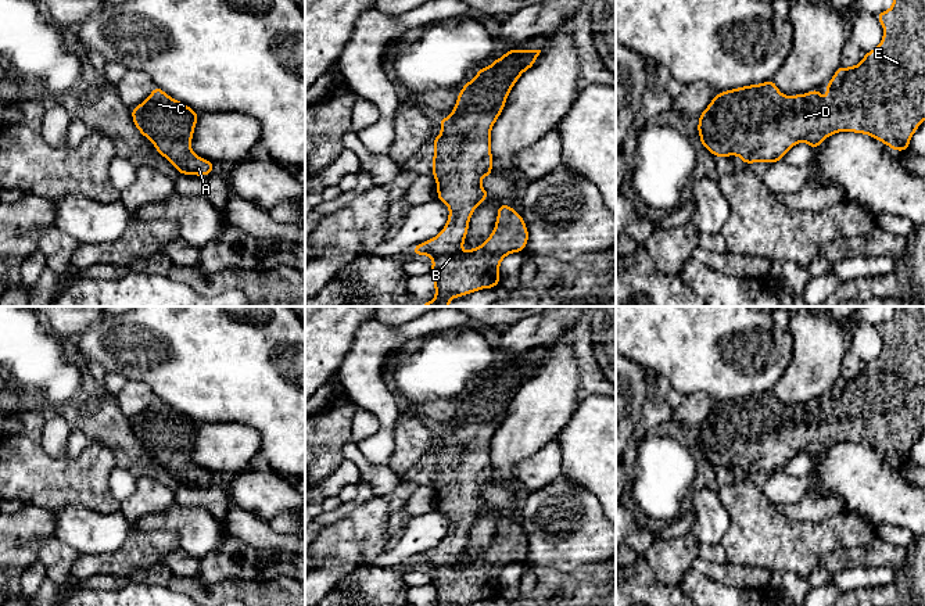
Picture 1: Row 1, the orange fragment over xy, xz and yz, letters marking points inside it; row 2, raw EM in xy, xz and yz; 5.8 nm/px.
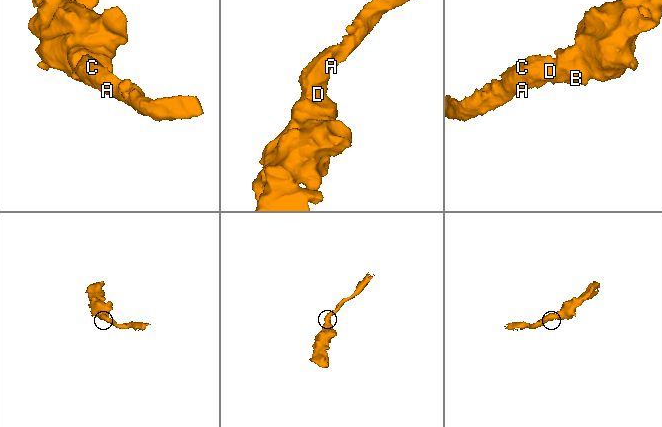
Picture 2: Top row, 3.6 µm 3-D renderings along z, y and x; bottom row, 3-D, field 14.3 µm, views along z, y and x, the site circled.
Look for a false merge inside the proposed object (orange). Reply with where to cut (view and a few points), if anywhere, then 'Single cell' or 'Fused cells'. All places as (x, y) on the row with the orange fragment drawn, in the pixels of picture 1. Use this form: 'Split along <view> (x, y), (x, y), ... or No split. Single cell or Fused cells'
No split. Single cell

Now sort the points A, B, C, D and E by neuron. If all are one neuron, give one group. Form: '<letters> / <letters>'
A B C D E

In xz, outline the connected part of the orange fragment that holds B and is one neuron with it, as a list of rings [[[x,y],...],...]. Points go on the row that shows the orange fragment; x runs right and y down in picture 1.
[[[508,50],[487,68],[480,68],[473,80],[465,82],[458,94],[452,115],[438,119],[441,135],[434,136],[433,176],[437,183],[437,198],[449,208],[444,229],[433,239],[412,248],[413,255],[433,259],[430,273],[434,276],[435,298],[420,306],[449,306],[452,298],[463,297],[483,288],[494,288],[501,283],[499,265],[513,252],[524,251],[528,243],[528,229],[521,214],[510,205],[498,205],[492,233],[478,247],[462,251],[467,236],[470,218],[478,204],[488,198],[488,191],[480,182],[492,175],[491,129],[503,111],[506,98],[524,71],[537,61],[541,50]]]

